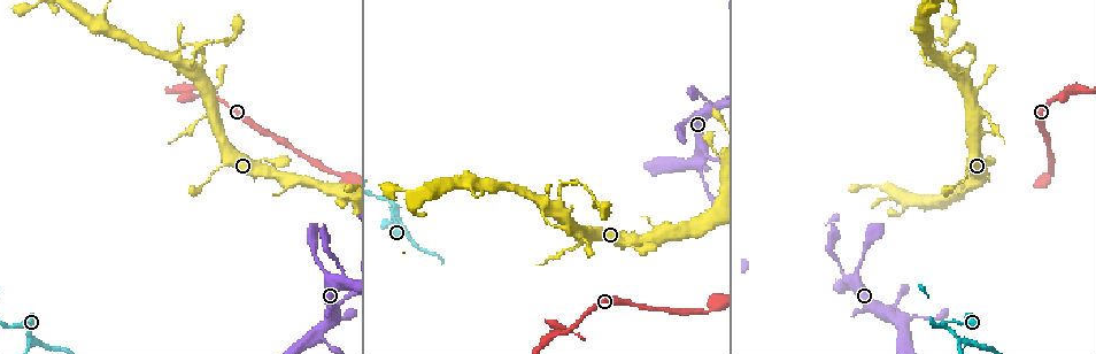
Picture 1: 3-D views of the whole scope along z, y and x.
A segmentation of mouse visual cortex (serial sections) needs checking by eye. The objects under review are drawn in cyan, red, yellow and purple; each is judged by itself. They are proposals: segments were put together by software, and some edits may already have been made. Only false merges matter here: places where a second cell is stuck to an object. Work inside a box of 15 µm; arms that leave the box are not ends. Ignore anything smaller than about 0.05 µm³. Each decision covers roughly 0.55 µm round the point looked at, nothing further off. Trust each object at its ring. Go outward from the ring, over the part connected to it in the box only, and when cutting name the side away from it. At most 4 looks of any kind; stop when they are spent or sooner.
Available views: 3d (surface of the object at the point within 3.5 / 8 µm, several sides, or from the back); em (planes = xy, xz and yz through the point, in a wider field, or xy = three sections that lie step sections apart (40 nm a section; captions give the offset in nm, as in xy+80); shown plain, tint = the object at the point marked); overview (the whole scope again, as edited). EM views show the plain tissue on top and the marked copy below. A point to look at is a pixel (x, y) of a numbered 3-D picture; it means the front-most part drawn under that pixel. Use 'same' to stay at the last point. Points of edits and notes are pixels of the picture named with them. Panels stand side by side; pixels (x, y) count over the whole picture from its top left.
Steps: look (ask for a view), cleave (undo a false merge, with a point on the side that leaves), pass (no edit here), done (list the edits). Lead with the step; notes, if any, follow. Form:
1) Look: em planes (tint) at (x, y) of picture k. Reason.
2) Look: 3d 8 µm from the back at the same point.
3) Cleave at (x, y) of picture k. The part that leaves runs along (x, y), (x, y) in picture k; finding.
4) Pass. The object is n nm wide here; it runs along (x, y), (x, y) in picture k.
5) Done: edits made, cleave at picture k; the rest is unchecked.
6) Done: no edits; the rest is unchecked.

Look: 3d 3.5 µm from the back at (25, 321) of picture 1. Three arms meet.

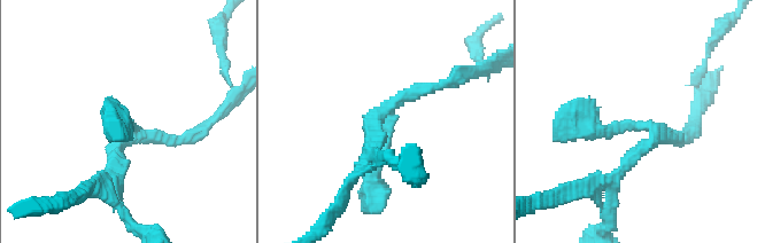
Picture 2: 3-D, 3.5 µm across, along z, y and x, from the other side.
Look: em xy step 3 (tint) at (384, 114) of picture 2. 3 arms meet here; the arms are 200, 200, 250 nm wide.

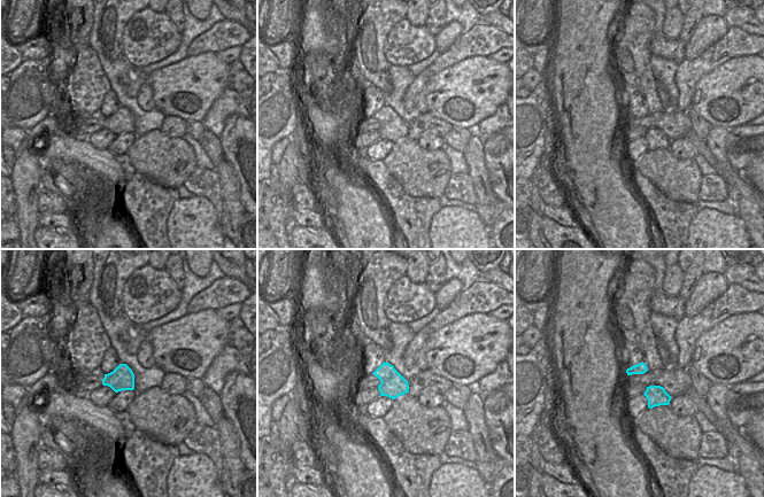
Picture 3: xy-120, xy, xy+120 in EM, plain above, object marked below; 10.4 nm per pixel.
Pass. It runs along (580, 126), (656, 133), (612, 179) in picture 2; one cell here.

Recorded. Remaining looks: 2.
Look: 3d 8 µm at (192, 64) of picture 1.

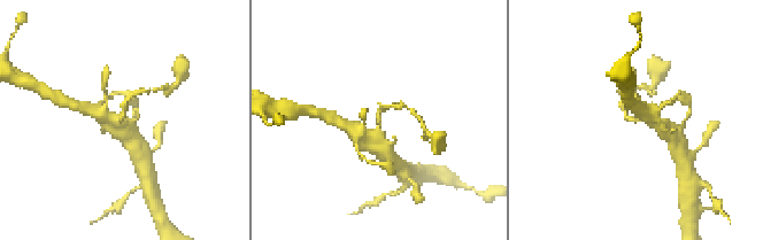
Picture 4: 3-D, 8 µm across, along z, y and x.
Look: 3d 3.5 µm at (378, 118) of picture 4.

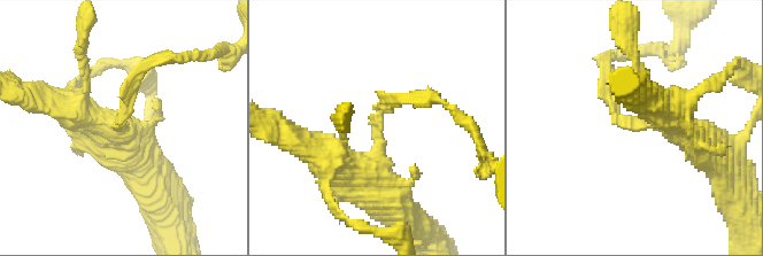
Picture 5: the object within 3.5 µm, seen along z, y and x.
Pass. The arms are 150, 400 nm wide; it runs along (698, 141), (675, 126), (627, 126), (603, 63) in picture 5; one cell here.

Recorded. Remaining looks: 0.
Done: no edits; the rest is unchecked.

